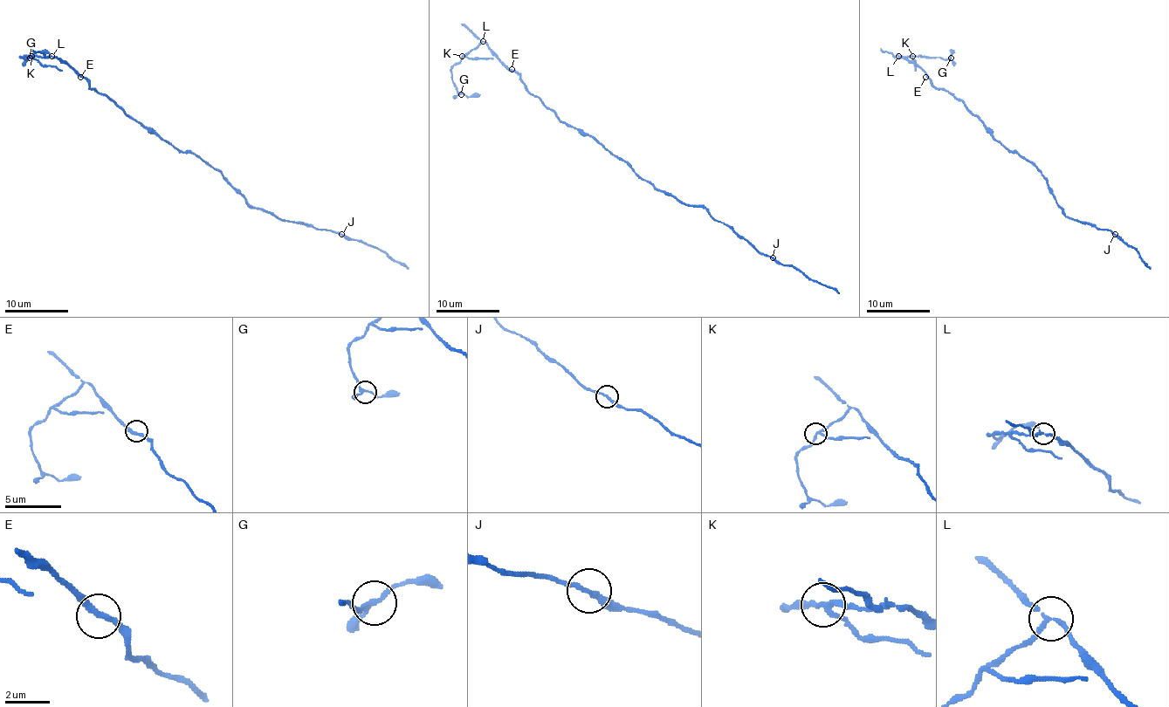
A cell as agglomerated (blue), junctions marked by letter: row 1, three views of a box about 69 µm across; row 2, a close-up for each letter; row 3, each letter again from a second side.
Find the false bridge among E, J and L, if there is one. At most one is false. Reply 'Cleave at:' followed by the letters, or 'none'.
Cleave at: L

